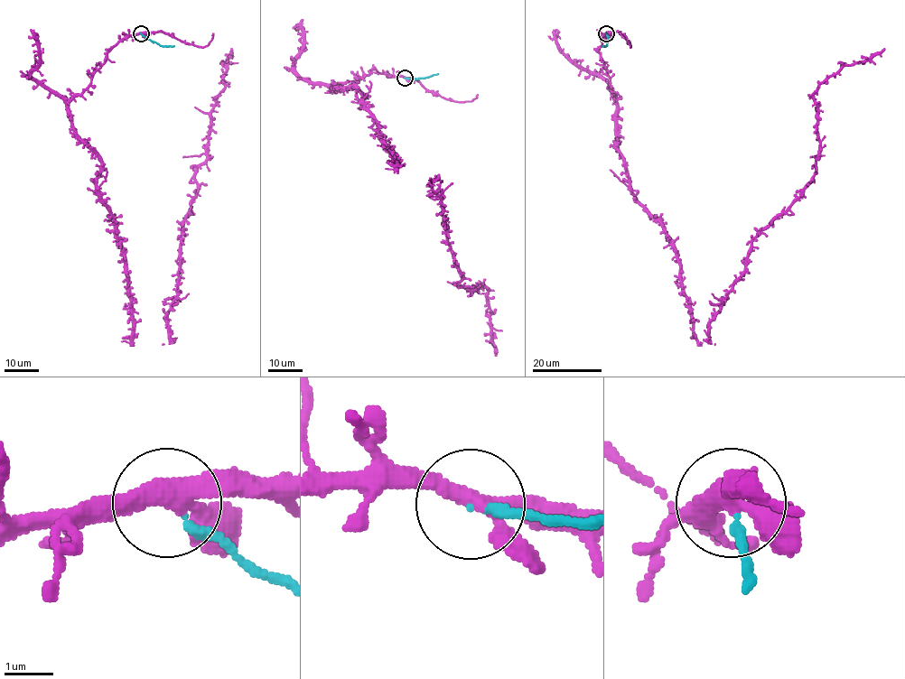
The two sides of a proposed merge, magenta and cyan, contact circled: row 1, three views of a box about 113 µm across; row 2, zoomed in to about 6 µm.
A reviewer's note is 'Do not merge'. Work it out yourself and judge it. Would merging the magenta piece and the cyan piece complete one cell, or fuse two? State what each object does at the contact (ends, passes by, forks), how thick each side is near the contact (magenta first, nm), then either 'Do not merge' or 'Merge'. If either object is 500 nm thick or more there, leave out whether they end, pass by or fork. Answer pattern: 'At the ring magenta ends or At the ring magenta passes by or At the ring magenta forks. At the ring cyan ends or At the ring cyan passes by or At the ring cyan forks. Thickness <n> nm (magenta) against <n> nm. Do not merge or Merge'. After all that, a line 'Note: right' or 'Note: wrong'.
At the ring magenta forks. At the ring cyan ends. Thickness 320 nm (magenta) against 130 nm. Do not merge
Note: right

